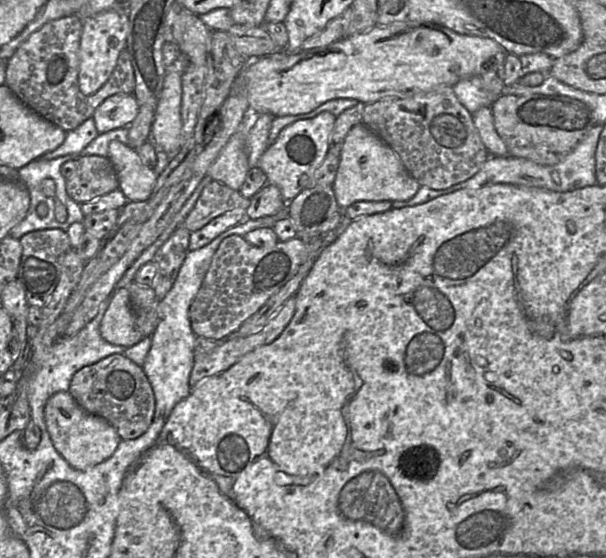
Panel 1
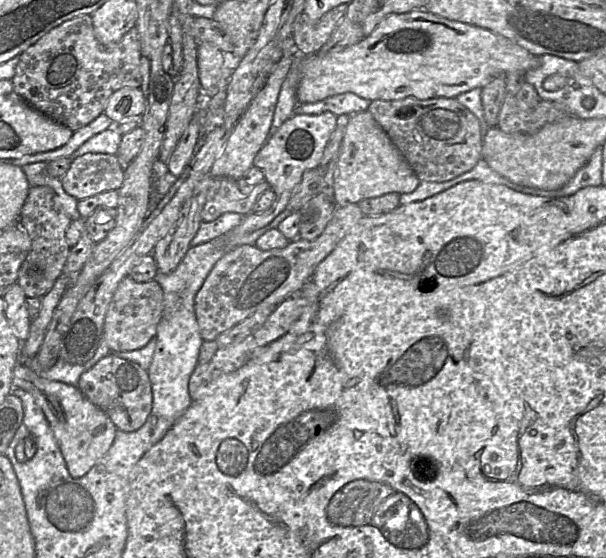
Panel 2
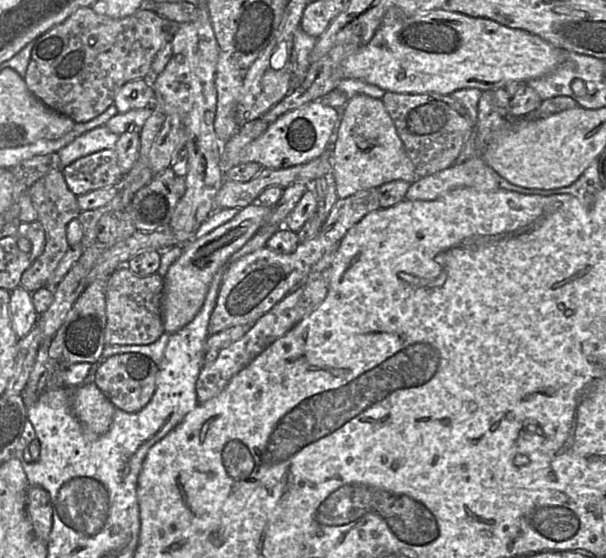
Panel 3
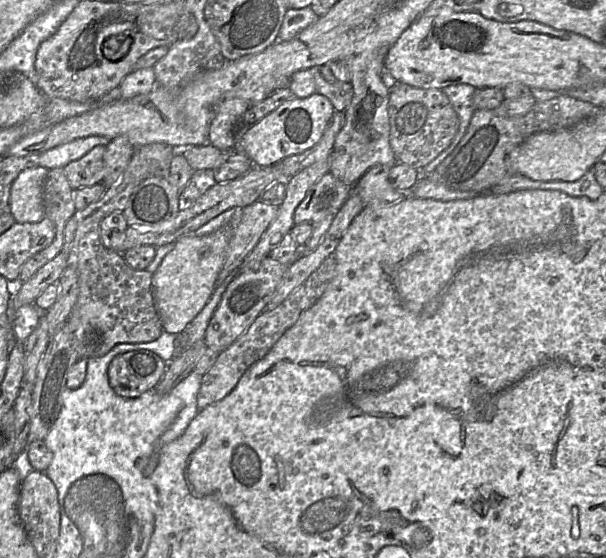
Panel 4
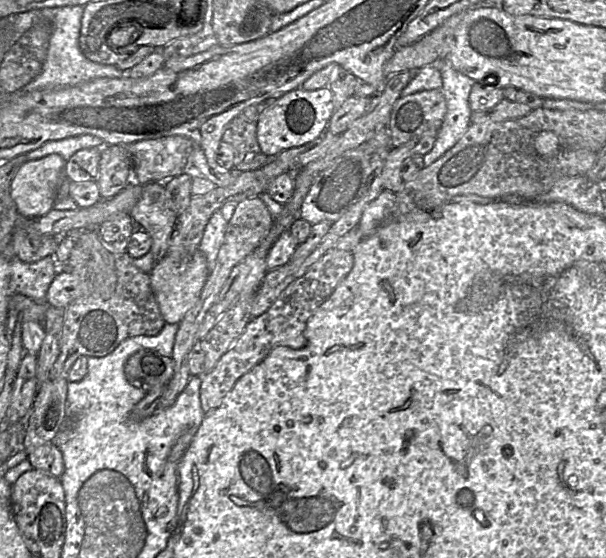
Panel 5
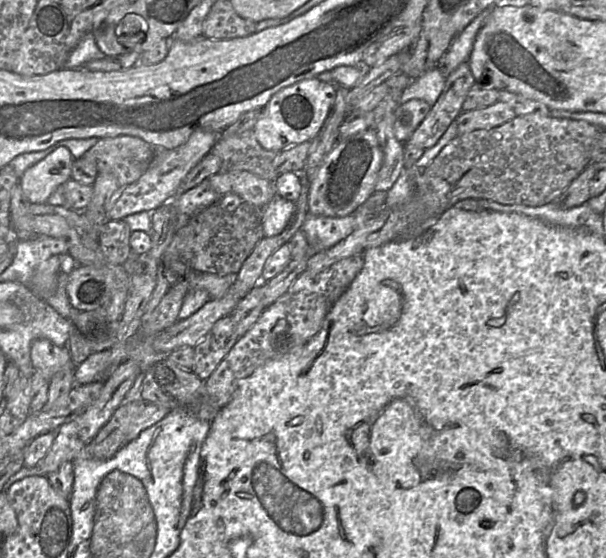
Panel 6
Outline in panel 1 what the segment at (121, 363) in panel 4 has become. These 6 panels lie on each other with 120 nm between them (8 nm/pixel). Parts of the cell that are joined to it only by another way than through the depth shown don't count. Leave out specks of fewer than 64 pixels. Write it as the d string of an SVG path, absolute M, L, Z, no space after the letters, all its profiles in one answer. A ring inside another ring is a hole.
M111 354L79 369L71 379L68 392L86 412L106 419L122 440L142 435L153 419L155 398L151 384L142 367L123 354Z

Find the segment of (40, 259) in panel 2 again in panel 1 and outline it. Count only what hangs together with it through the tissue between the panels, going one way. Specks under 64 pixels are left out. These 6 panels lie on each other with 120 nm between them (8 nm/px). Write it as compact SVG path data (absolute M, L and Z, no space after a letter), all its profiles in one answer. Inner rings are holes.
M62 229L35 230L20 238L22 255L17 278L21 282L30 306L43 308L55 290L66 254L72 248L66 231Z

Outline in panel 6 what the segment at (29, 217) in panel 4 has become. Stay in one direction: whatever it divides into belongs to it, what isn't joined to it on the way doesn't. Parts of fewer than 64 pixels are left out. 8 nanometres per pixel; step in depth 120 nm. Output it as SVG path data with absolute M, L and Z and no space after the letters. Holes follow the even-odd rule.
M60 146L29 167L19 184L30 203L47 203L52 192L71 178L73 161L69 149Z

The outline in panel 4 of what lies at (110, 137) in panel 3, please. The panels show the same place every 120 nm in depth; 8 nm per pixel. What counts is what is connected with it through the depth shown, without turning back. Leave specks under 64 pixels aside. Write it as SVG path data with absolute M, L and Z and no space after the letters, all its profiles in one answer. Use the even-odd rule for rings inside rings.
M100 135L79 137L40 153L39 166L47 169L64 167L69 162L78 160L95 146L106 146L111 139Z

